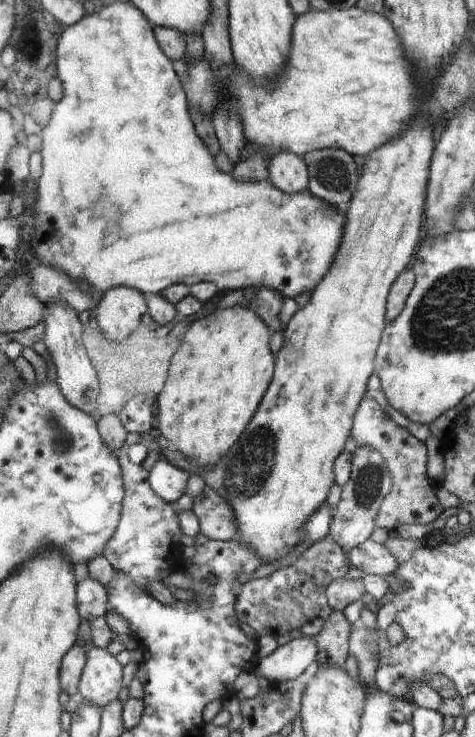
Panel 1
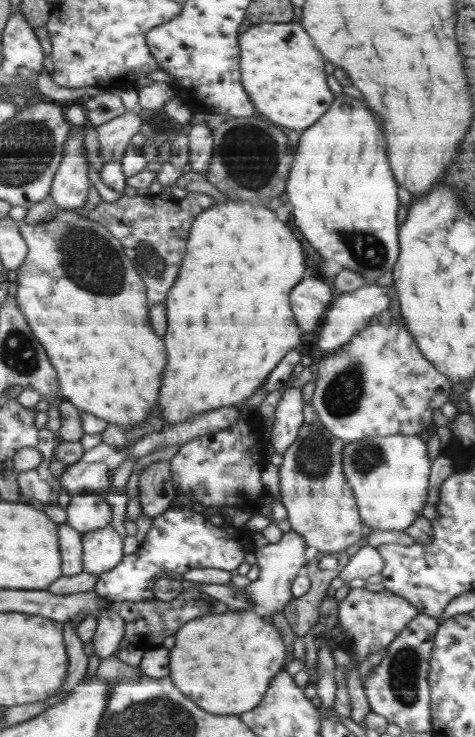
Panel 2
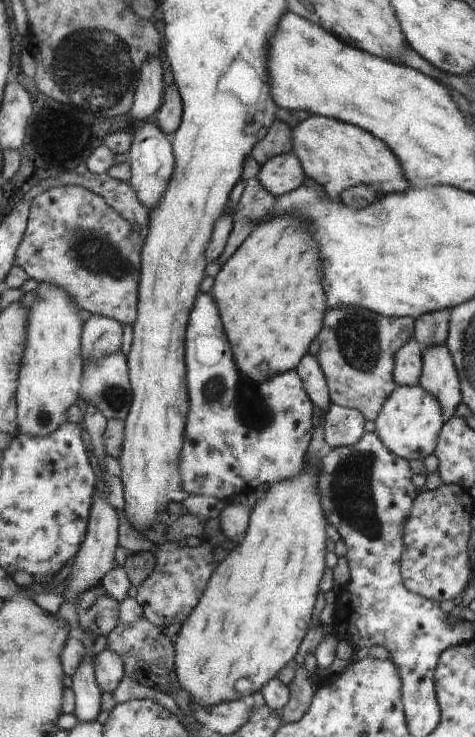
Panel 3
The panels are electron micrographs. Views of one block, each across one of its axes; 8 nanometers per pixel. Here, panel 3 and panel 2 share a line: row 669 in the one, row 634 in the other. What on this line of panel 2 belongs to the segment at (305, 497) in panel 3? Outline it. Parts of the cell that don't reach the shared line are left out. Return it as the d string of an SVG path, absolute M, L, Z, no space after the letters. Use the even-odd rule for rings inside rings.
M224 609L216 614L209 614L204 618L196 618L186 622L174 635L175 644L170 650L169 667L173 680L182 694L190 694L198 706L217 715L241 715L257 709L265 699L269 686L280 670L286 666L286 646L282 641L282 634L262 612L256 609L244 611L230 611Z

